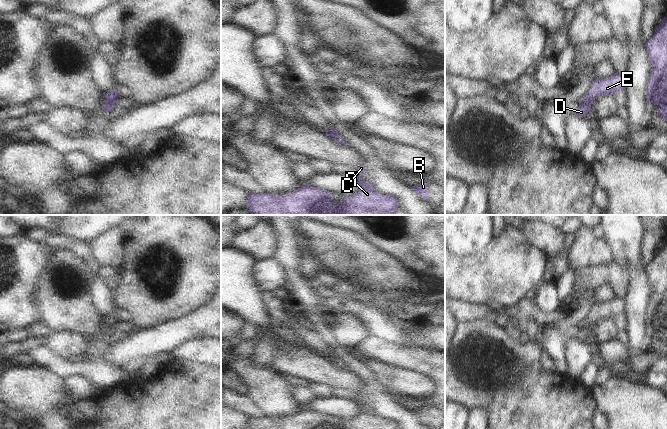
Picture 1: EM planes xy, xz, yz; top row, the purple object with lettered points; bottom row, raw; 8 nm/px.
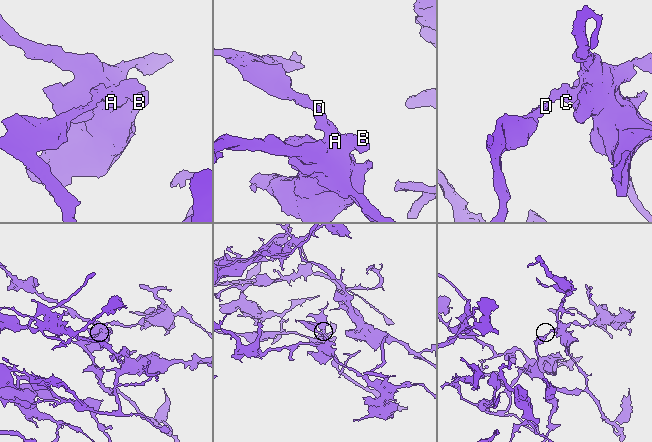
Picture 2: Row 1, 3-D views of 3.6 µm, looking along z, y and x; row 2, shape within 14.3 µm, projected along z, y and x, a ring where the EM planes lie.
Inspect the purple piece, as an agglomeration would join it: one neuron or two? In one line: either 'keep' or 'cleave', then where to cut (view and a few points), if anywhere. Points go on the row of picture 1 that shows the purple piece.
cleave | xy (106, 101), (114, 105)

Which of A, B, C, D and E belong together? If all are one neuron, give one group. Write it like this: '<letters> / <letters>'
A B C E / D

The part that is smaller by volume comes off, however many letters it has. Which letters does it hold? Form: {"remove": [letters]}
{"remove": ["D"]}

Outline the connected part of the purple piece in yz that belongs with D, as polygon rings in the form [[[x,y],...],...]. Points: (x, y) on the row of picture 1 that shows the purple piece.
[[[583,102],[581,106],[576,107],[574,114],[579,117],[585,117],[585,115],[590,109],[591,109],[591,104],[586,104]]]

